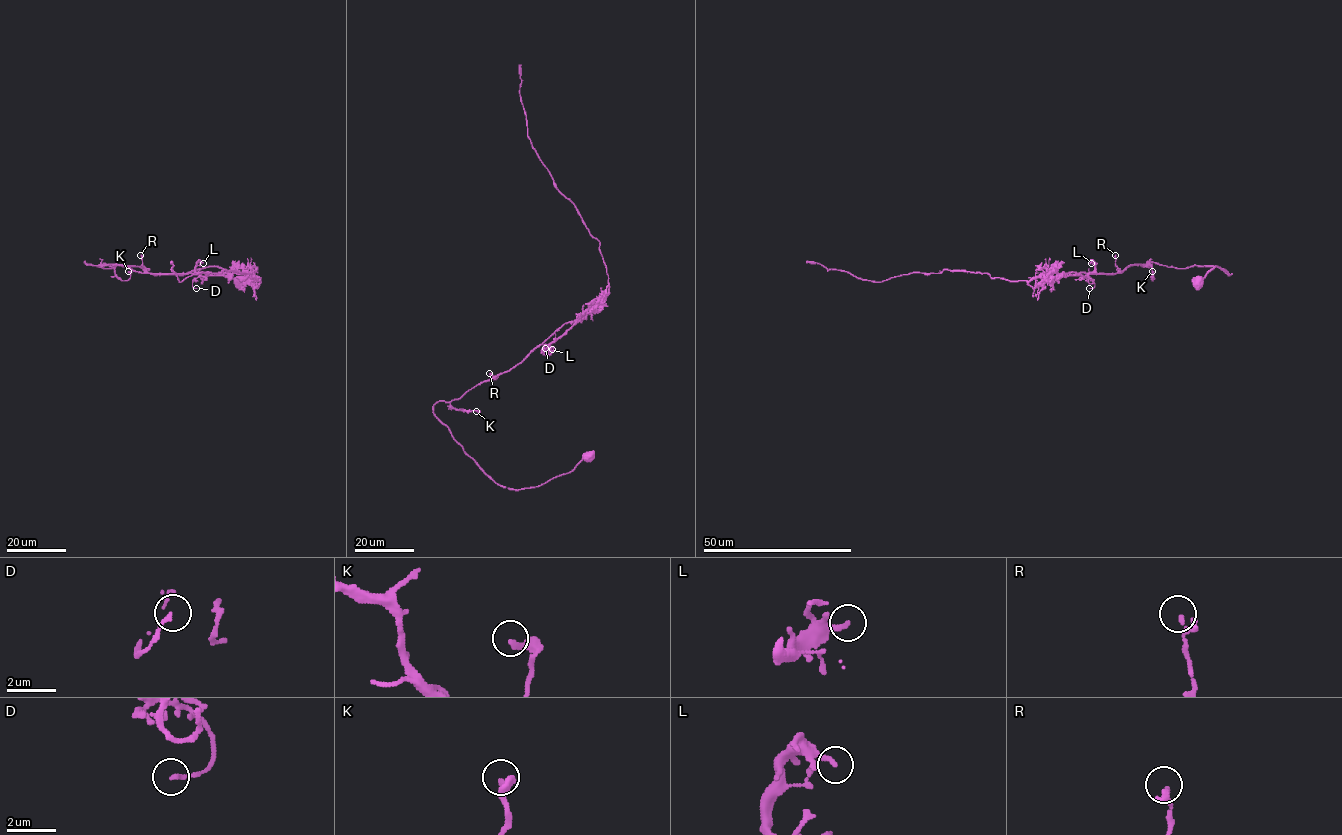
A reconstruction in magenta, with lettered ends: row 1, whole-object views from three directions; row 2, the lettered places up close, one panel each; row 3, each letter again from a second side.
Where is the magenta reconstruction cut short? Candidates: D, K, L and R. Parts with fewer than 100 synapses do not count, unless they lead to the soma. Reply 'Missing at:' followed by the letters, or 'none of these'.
Missing at: none of these

